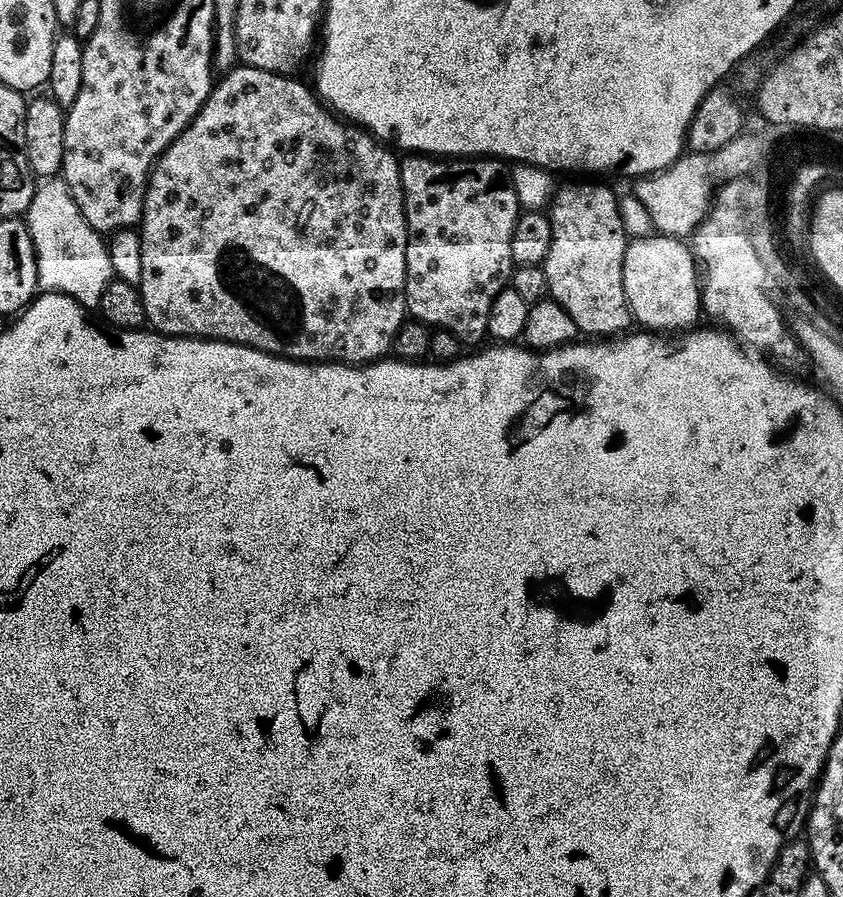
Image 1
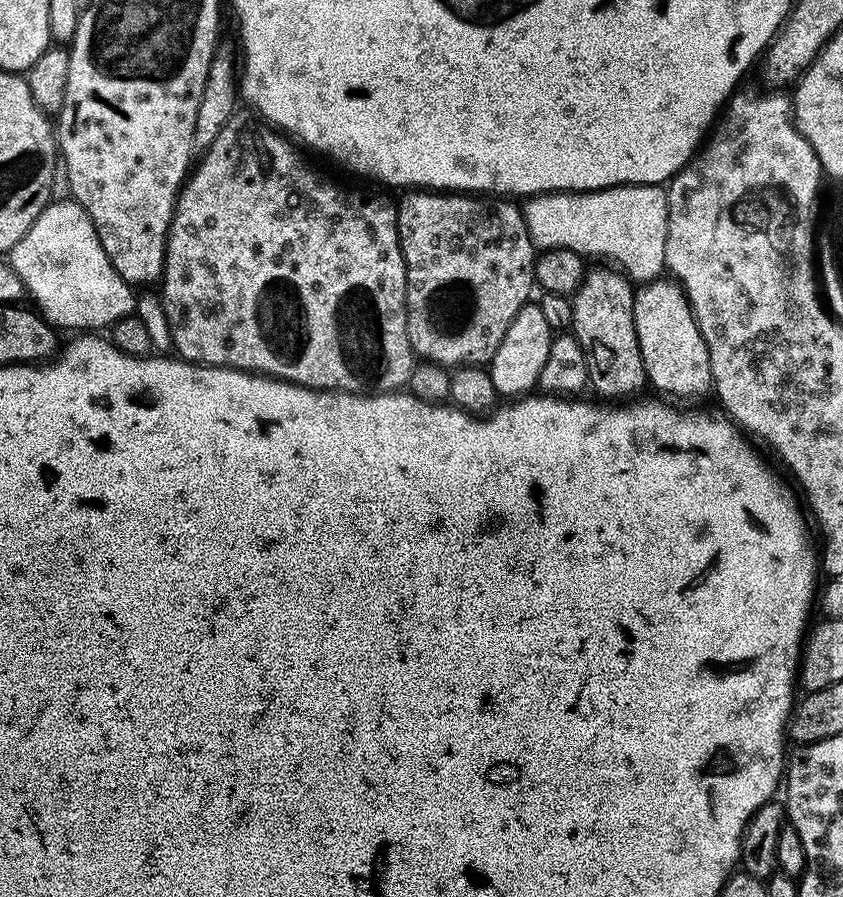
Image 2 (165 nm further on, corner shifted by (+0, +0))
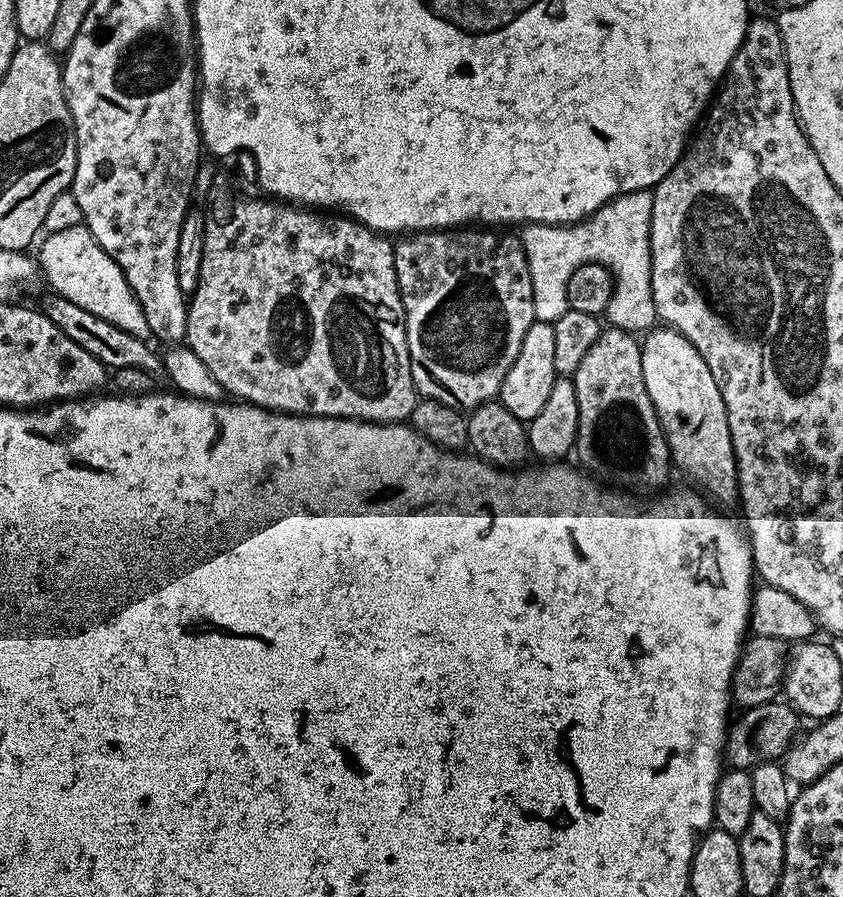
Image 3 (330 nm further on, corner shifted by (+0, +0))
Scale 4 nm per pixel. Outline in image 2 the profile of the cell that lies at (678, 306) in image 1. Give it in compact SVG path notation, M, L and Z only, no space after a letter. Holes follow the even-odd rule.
M657 278L649 280L644 288L635 293L634 326L638 334L640 357L644 363L644 375L649 385L653 384L660 393L668 398L680 400L696 400L713 391L712 371L710 370L710 354L706 350L706 342L698 330L698 322L694 318L692 308L688 305L688 298L684 289L671 278Z

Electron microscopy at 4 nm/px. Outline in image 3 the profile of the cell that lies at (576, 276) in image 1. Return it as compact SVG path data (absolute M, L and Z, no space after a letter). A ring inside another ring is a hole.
M615 326L605 327L598 342L590 346L586 358L582 358L574 373L578 394L578 434L574 456L580 459L579 467L589 477L624 490L656 488L667 482L670 469L668 439L664 437L660 419L650 402L650 394L646 394L646 382L642 378L640 345L641 341L633 333L623 332Z

